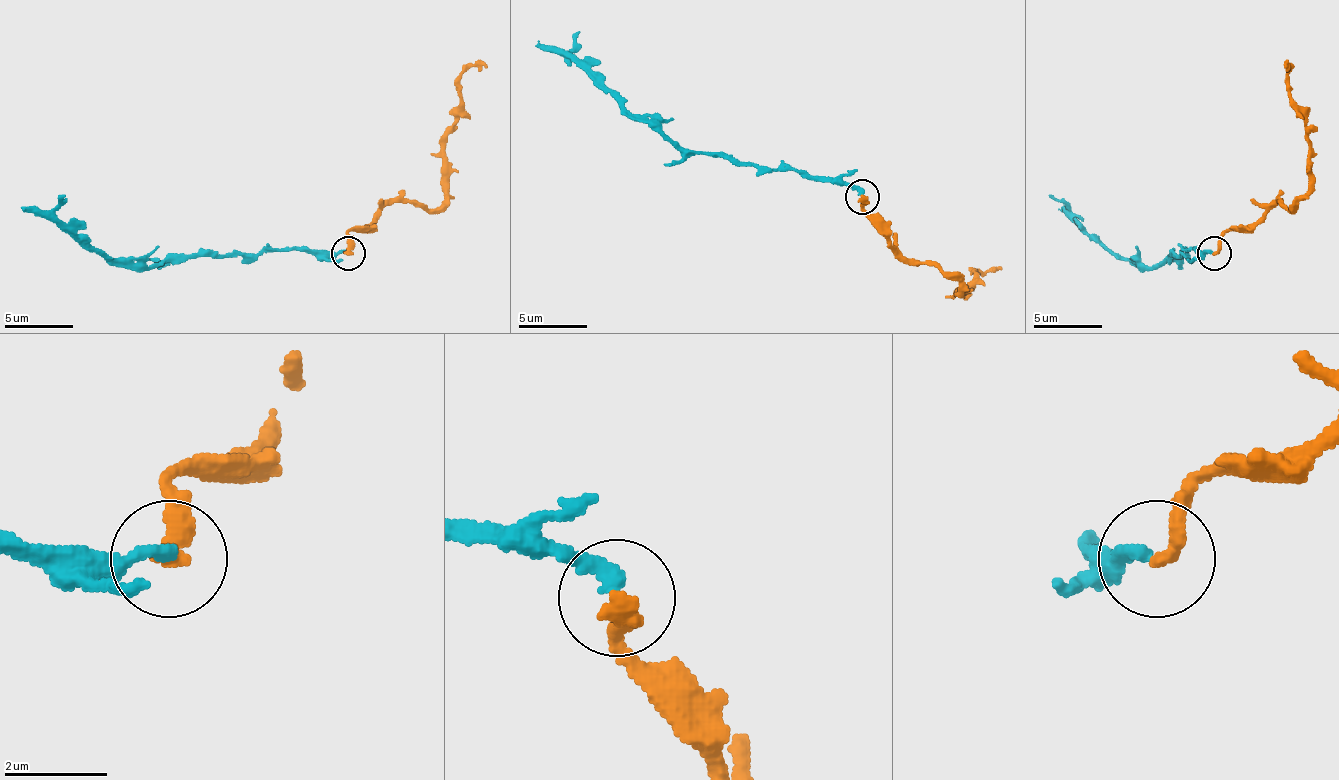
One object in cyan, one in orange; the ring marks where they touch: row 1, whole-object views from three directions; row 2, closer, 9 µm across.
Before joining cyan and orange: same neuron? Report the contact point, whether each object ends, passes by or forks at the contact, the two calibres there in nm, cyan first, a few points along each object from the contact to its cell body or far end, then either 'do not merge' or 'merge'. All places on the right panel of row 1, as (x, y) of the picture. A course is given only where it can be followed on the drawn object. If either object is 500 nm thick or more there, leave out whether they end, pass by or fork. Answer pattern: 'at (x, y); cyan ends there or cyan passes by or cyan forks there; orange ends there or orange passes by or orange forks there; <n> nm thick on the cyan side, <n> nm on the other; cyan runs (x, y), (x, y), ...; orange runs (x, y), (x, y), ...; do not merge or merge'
at (1214, 253); cyan ends there; orange ends there; 280 nm thick on the cyan side, 360 nm on the other; cyan runs (1211, 252), (1198, 252), (1194, 249), (1184, 256), (1170, 256), (1156, 266), (1136, 266), (1108, 252), (1060, 208); orange runs (1215, 252), (1225, 235), (1246, 232), (1273, 204), (1290, 208), (1307, 190), (1307, 112), (1290, 94), (1283, 64); do not merge

